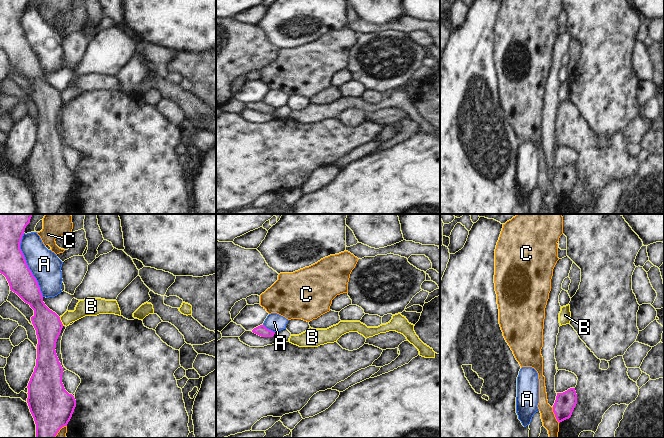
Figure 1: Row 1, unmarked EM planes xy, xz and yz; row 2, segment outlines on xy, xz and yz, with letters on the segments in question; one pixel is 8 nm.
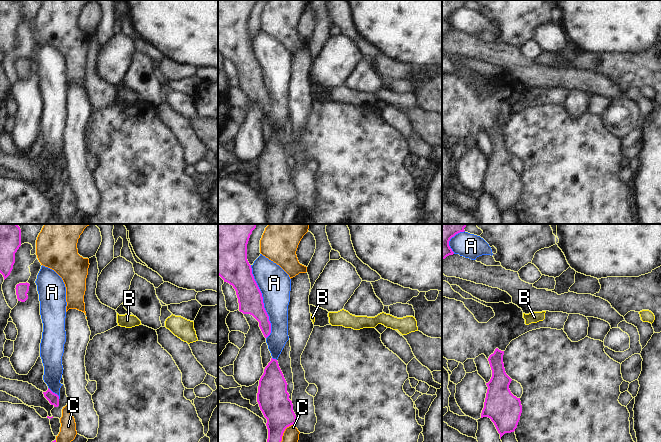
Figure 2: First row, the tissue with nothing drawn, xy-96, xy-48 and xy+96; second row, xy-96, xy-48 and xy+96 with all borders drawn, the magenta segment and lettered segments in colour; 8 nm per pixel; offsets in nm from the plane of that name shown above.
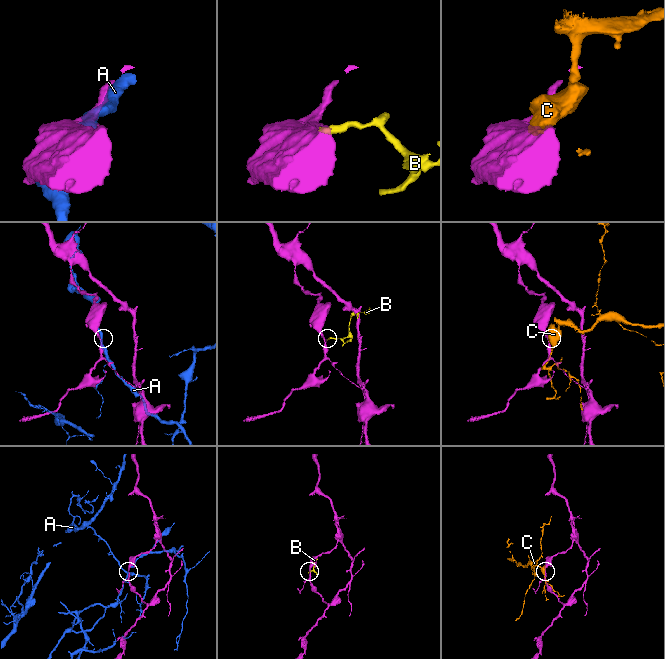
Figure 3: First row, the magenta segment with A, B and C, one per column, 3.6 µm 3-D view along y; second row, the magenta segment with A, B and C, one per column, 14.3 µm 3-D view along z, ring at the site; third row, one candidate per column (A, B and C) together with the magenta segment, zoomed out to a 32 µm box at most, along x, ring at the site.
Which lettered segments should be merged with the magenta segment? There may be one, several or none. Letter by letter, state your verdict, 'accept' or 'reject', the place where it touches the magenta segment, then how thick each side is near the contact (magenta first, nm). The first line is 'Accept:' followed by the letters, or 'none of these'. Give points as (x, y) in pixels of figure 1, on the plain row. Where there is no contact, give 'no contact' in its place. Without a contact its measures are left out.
Accept: none of these
A: reject; meets magenta in xy at (27, 41); 220 nm thick on the magenta side, 240 nm on the other
B: reject; meets magenta in xy at (60, 97); 220 nm thick on the magenta side, 140 nm on the other
C: reject; meets magenta in yz at (555, 191); 170 nm thick on the magenta side, 120 nm on the other

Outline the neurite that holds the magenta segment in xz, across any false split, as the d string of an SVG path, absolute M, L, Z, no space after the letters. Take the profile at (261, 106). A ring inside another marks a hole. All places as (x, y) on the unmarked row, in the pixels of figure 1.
M260 101L252 106L253 109L261 113L273 113L275 108L267 105L264 101Z

